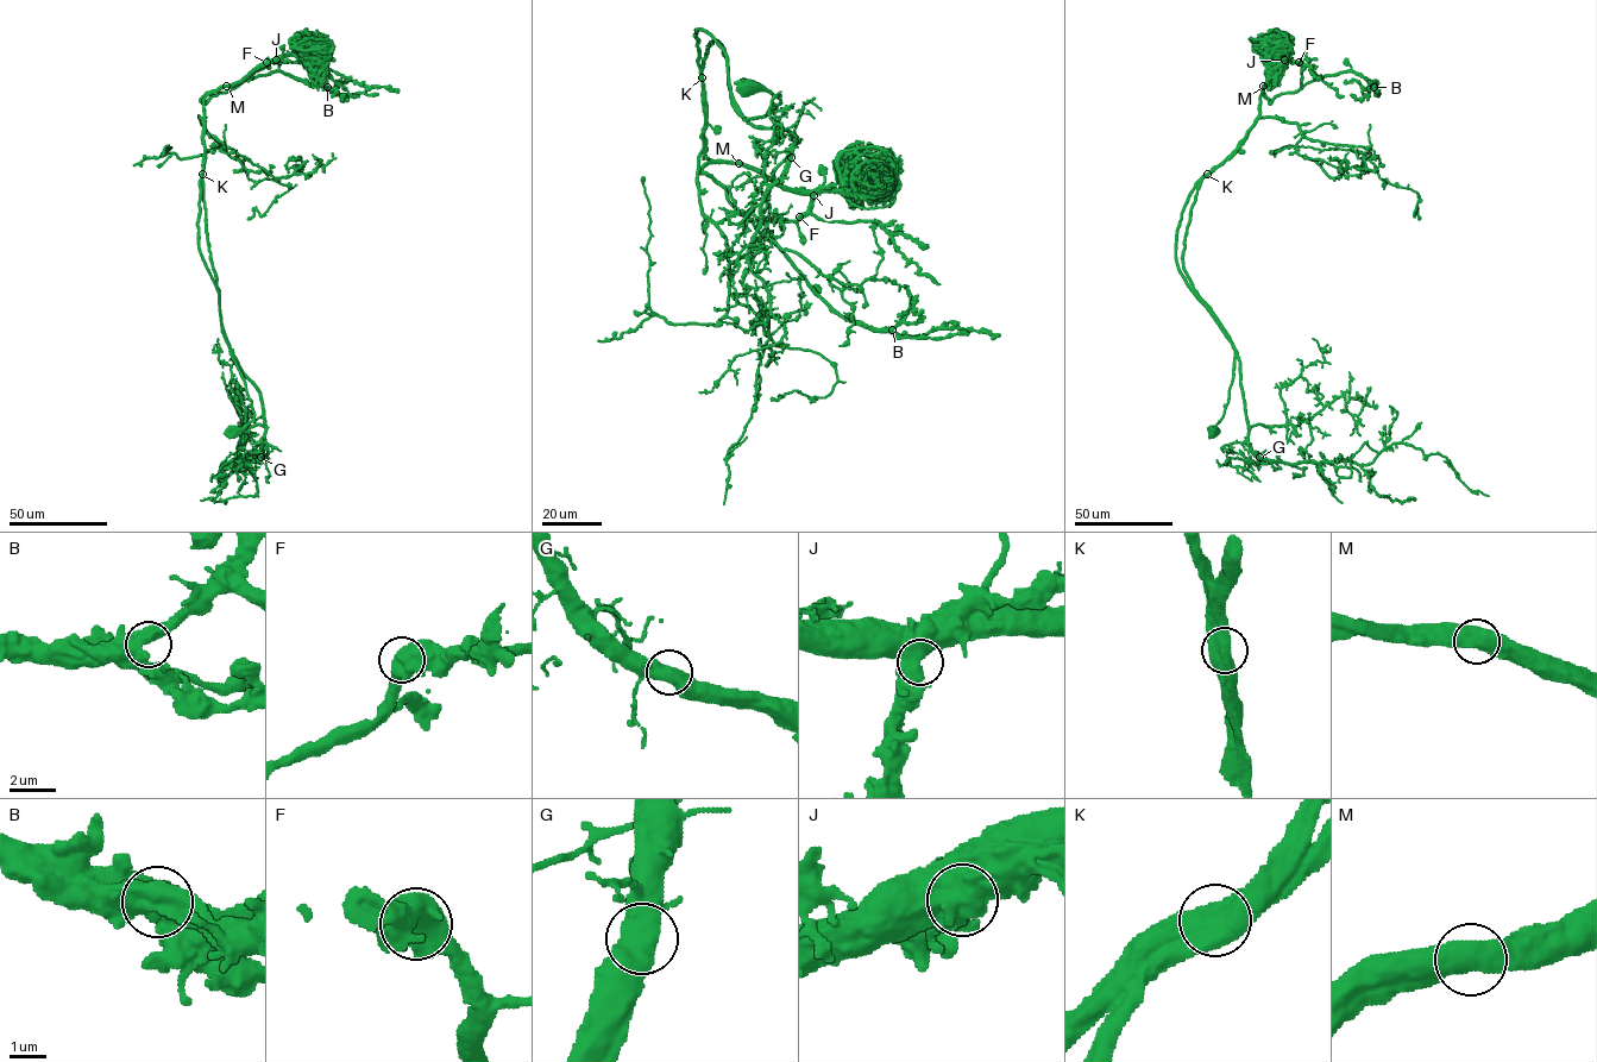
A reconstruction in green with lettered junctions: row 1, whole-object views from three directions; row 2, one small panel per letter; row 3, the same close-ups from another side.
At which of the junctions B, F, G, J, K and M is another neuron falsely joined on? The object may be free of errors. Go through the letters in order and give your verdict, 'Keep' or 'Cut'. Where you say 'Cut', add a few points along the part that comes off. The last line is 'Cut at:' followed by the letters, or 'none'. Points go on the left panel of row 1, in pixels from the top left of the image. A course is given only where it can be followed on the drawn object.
B: Keep
F: Keep
G: Keep
J: Keep
K: Cut. Course of the part to remove: (202, 175), (221, 331), (265, 428), (257, 459), (234, 463), (246, 464), (239, 442), (220, 465), (217, 496)
M: Keep
Cut at: K

